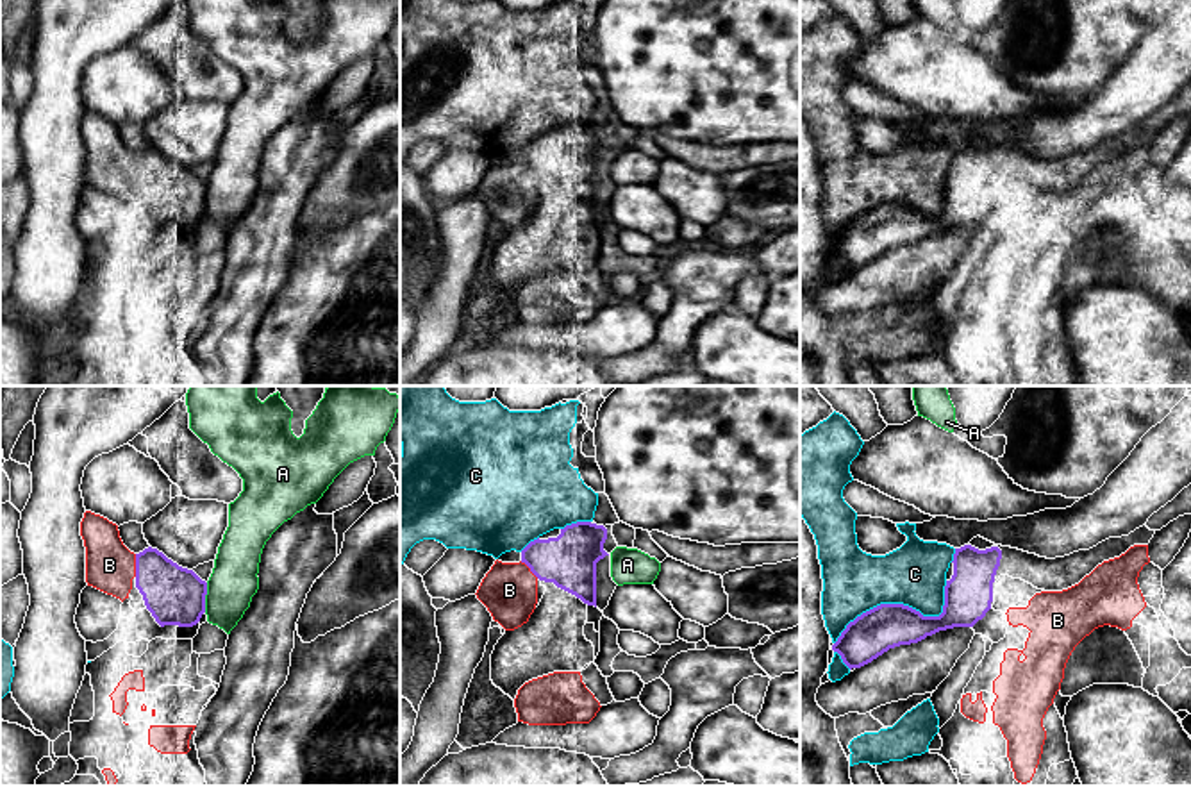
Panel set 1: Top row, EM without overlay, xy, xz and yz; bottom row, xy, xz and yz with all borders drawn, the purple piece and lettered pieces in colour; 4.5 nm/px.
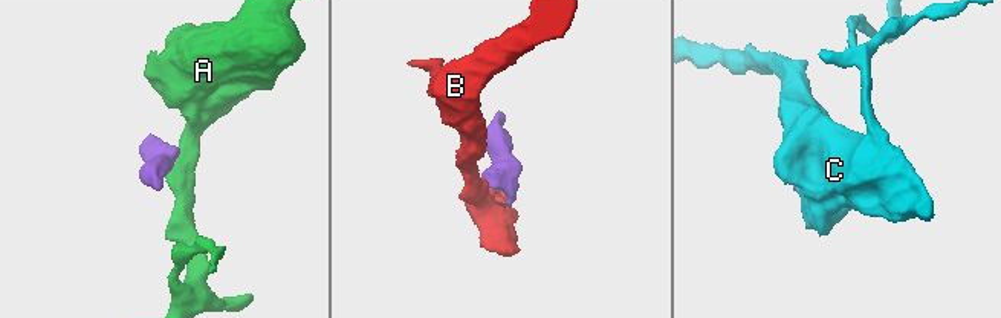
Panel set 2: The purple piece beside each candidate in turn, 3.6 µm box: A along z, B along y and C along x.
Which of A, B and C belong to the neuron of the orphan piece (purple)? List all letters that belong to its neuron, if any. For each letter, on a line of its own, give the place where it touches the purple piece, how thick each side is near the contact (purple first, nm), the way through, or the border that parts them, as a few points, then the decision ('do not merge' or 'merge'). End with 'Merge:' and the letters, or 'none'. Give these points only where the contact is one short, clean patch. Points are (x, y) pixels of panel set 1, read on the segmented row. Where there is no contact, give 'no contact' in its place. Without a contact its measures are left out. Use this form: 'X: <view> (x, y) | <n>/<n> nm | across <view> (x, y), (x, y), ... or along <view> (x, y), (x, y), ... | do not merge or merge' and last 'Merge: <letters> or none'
A: xy (204, 597) | 260/220 nm | do not merge
B: xy (136, 565) | 260/220 nm | along xy (134, 554), (136, 576) | do not merge
C: yz (900, 604) | 200/280 nm | do not merge
Merge: none

